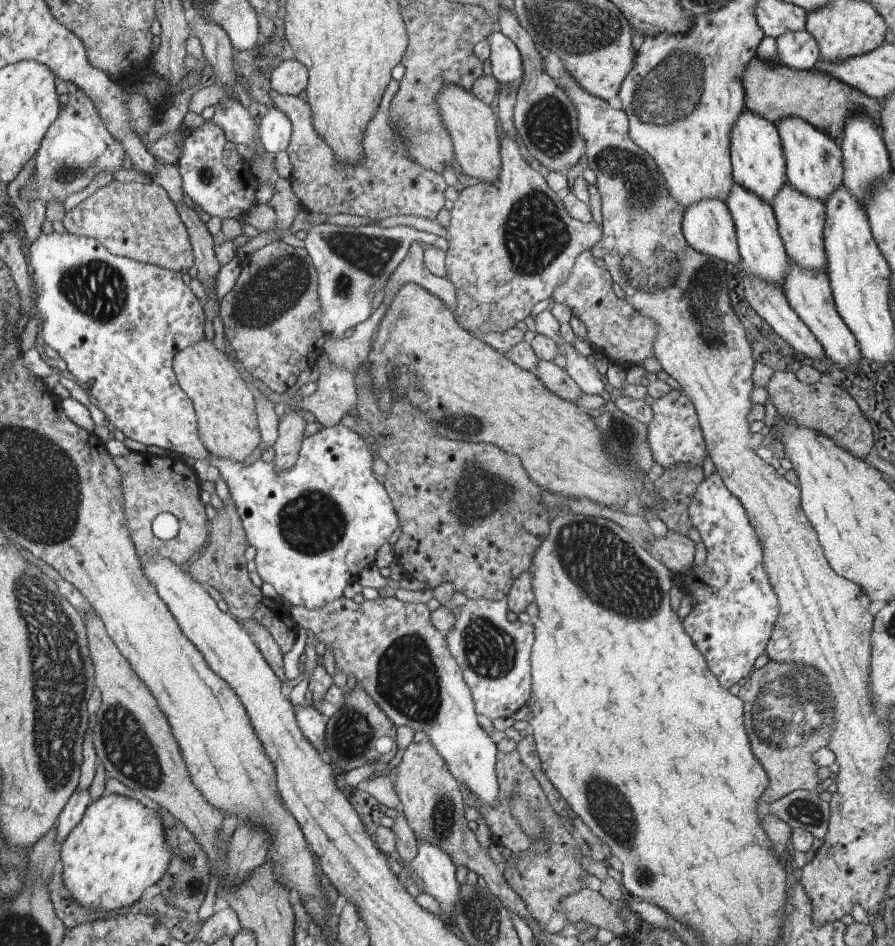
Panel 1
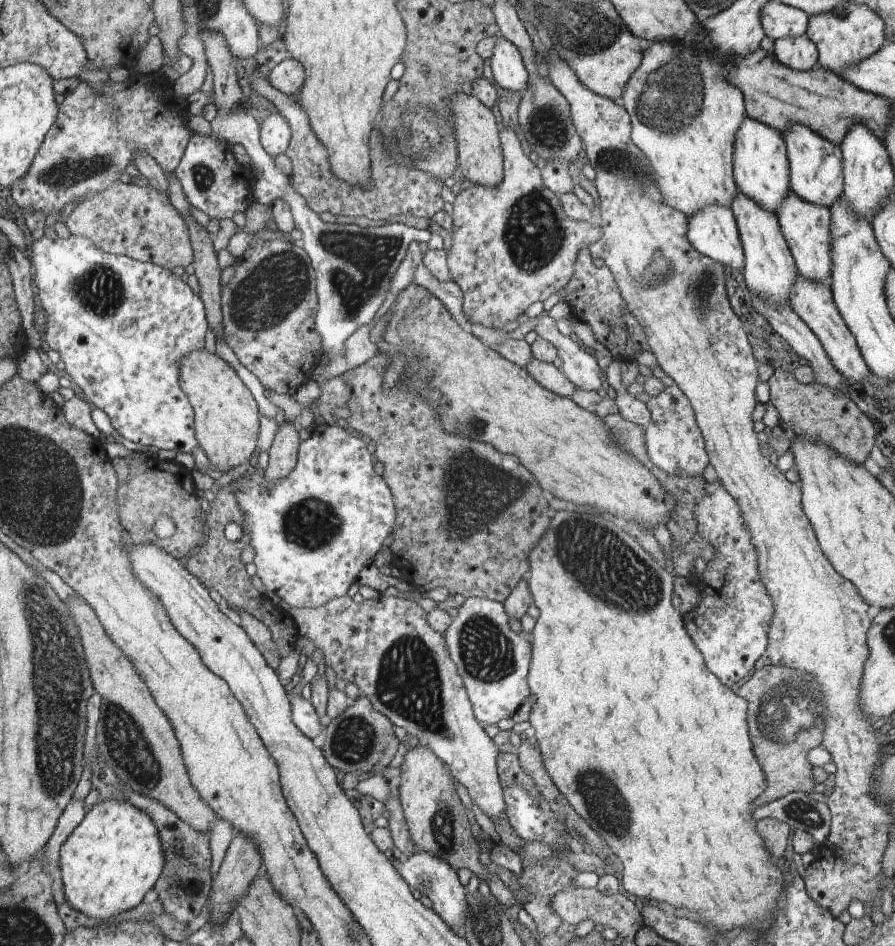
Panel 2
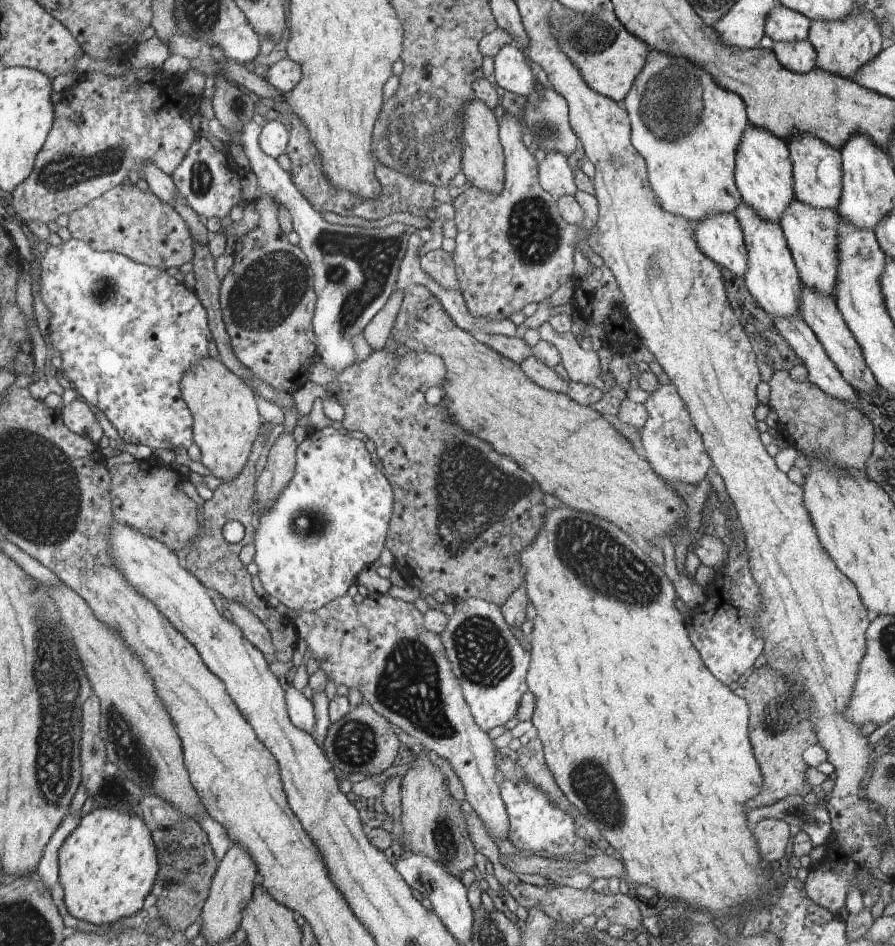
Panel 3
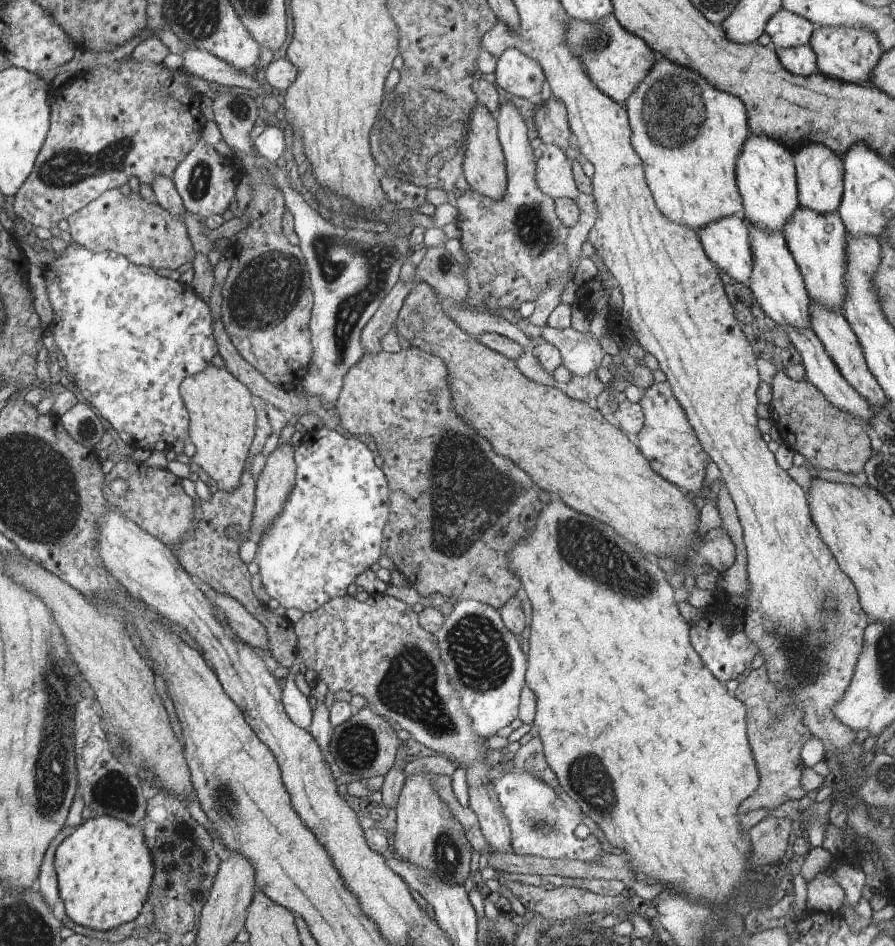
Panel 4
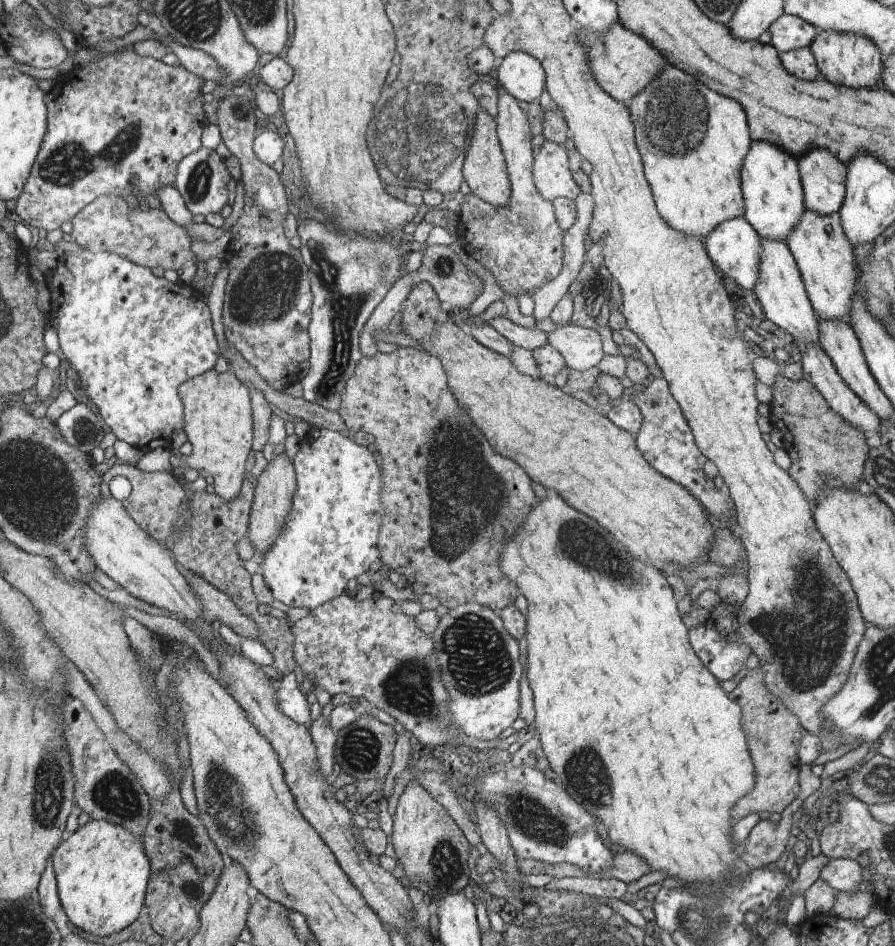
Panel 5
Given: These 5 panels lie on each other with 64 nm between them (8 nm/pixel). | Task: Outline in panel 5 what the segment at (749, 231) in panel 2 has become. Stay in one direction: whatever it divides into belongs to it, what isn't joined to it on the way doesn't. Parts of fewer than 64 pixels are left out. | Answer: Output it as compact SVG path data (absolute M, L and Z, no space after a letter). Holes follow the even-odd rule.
M762 238L762 262L759 268L759 279L753 289L762 304L766 318L772 320L776 326L786 330L792 338L806 344L819 344L820 330L818 330L818 317L815 315L812 304L808 300L800 276L798 262L788 248L787 240L768 240Z

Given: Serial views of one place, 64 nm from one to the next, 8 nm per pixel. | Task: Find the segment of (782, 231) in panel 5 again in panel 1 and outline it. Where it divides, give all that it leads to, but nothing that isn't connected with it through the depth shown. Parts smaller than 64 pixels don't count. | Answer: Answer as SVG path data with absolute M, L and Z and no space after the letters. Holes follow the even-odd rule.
M744 110L731 132L731 163L735 182L770 204L787 183L787 159L778 126L759 113Z

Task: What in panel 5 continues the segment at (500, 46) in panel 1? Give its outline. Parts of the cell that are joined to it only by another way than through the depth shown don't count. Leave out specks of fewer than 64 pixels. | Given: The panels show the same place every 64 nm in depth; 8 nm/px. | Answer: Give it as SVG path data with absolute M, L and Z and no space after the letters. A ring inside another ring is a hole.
M508 52L501 58L492 74L498 87L511 93L522 103L538 102L547 87L542 63L525 52Z

